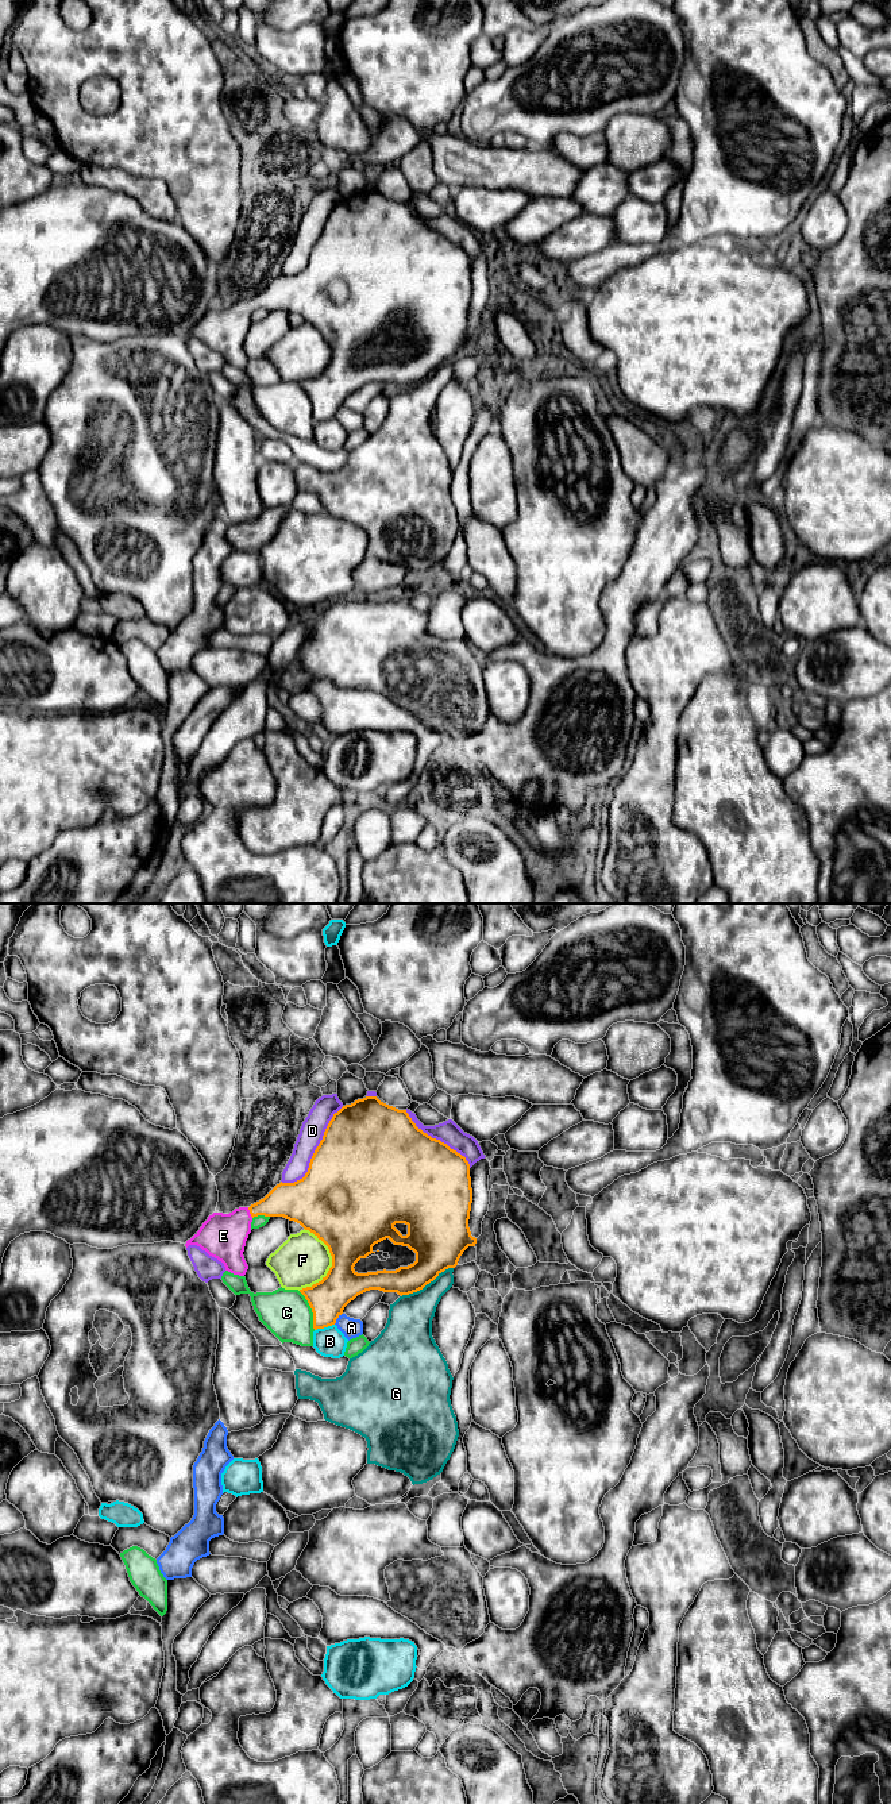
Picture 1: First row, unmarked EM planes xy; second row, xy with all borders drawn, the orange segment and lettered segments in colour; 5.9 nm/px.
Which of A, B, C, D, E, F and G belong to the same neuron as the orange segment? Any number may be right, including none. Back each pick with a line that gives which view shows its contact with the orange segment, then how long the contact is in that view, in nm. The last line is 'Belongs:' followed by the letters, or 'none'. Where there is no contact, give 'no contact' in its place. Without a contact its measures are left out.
E: xy | 70 nm
Belongs: E

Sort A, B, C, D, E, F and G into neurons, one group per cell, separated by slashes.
A / B / C / D / E / F / G

